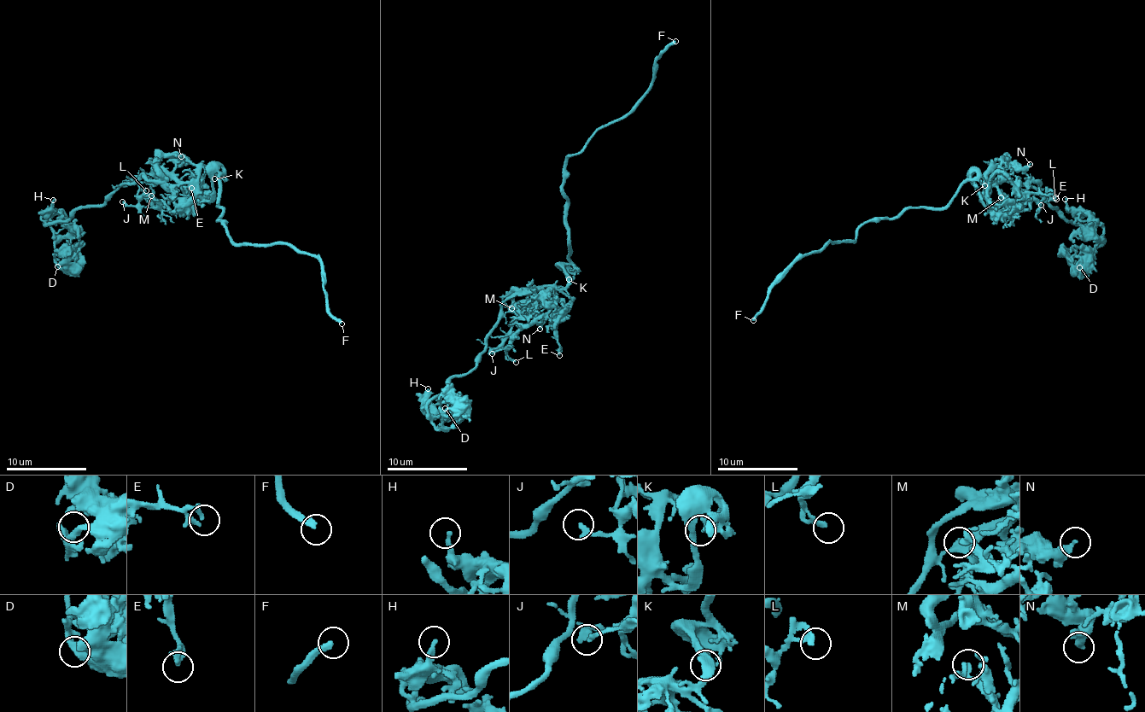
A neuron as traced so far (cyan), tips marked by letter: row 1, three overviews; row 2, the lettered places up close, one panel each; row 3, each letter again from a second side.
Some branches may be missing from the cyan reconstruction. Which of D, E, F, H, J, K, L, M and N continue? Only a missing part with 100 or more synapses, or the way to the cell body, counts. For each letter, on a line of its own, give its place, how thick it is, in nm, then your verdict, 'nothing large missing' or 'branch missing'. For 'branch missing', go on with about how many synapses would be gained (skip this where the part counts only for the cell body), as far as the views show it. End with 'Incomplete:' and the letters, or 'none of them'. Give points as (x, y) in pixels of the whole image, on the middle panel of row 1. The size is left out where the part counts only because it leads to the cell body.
D: at (445, 408); 240 nm thick; nothing large missing
E: at (559, 355); 320 nm thick; nothing large missing
F: at (675, 41); 280 nm thick; branch missing
H: at (428, 388); 240 nm thick; nothing large missing
J: at (492, 353); 240 nm thick; nothing large missing
K: at (569, 279); 240 nm thick; nothing large missing
L: at (516, 362); 240 nm thick; nothing large missing
M: at (511, 308); 170 nm thick; nothing large missing
N: at (540, 329); 240 nm thick; nothing large missing
Incomplete: F

